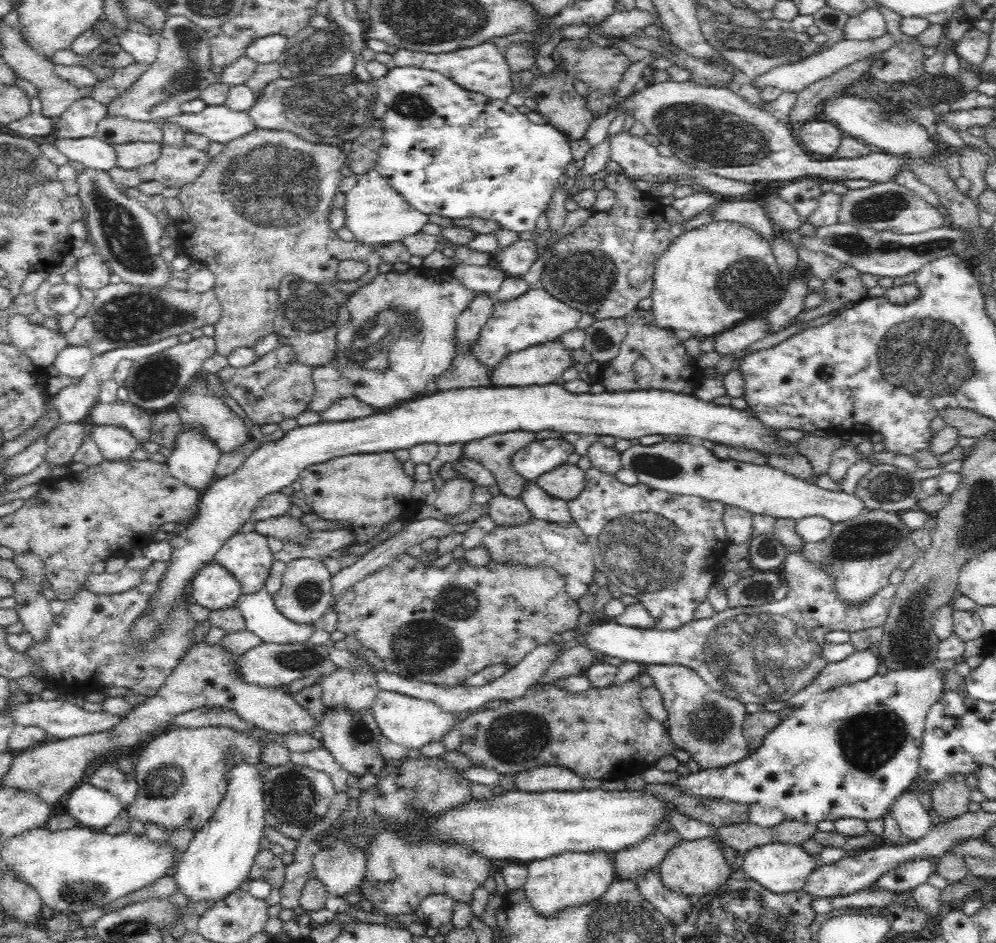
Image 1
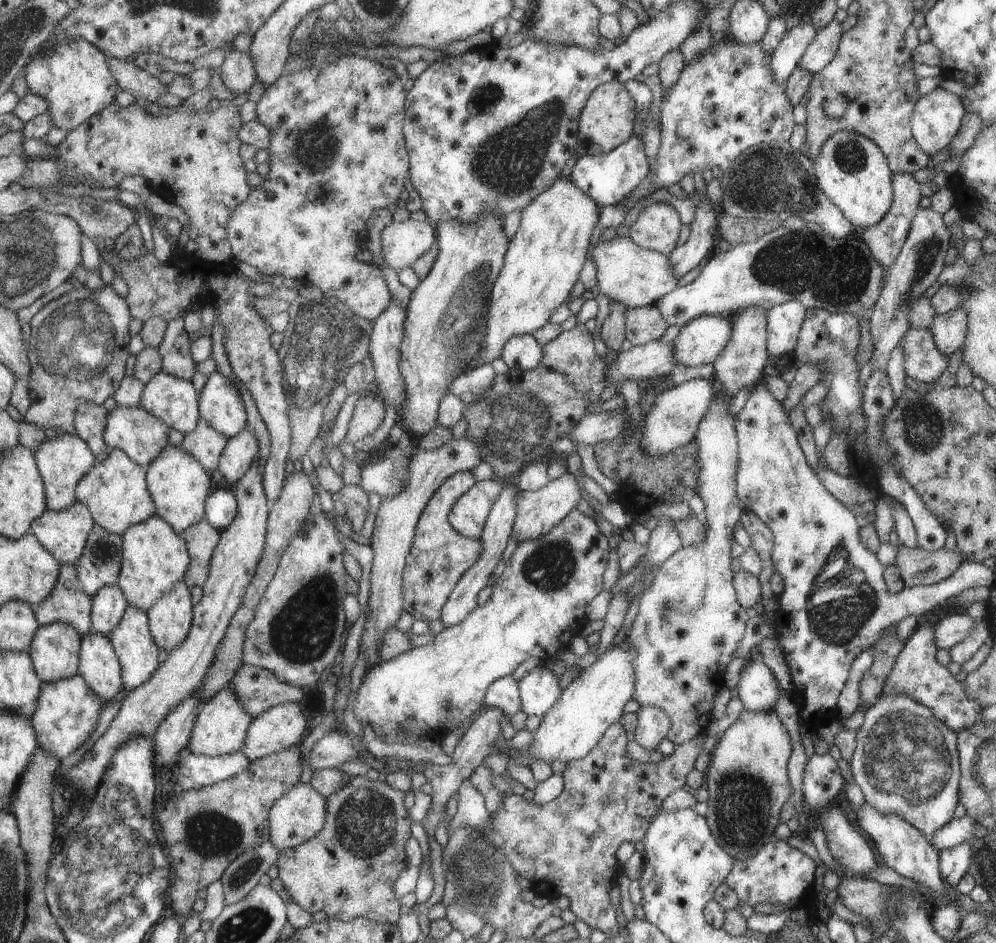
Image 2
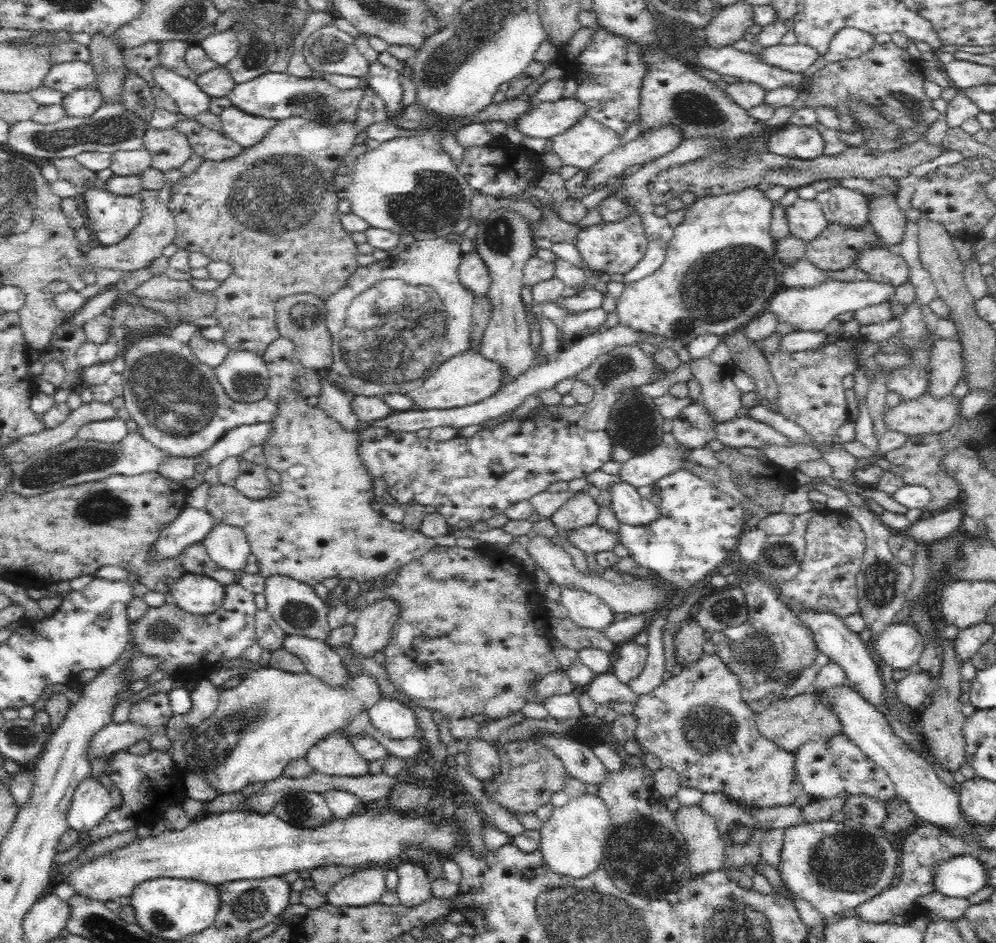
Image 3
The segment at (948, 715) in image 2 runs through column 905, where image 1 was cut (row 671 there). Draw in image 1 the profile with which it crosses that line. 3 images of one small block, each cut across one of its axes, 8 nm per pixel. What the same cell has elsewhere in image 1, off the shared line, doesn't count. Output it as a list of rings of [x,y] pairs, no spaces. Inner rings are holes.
[[[646,665],[642,666],[642,674],[645,674],[647,671],[647,675],[653,679],[654,681],[654,687],[660,692],[660,695],[662,696],[662,701],[665,707],[665,712],[667,713],[667,720],[664,723],[664,725],[667,728],[668,735],[671,736],[671,740],[674,741],[675,748],[682,749],[685,751],[688,751],[690,753],[690,758],[692,760],[696,760],[698,764],[700,764],[702,770],[711,769],[712,767],[723,767],[735,762],[738,762],[740,759],[746,758],[749,754],[751,754],[748,750],[748,743],[744,739],[744,733],[742,733],[742,728],[744,728],[744,720],[746,719],[747,713],[746,713],[746,707],[745,705],[742,705],[740,702],[737,702],[735,699],[727,698],[726,695],[720,694],[716,691],[714,691],[704,680],[694,671],[690,668],[679,666],[679,665]]]

